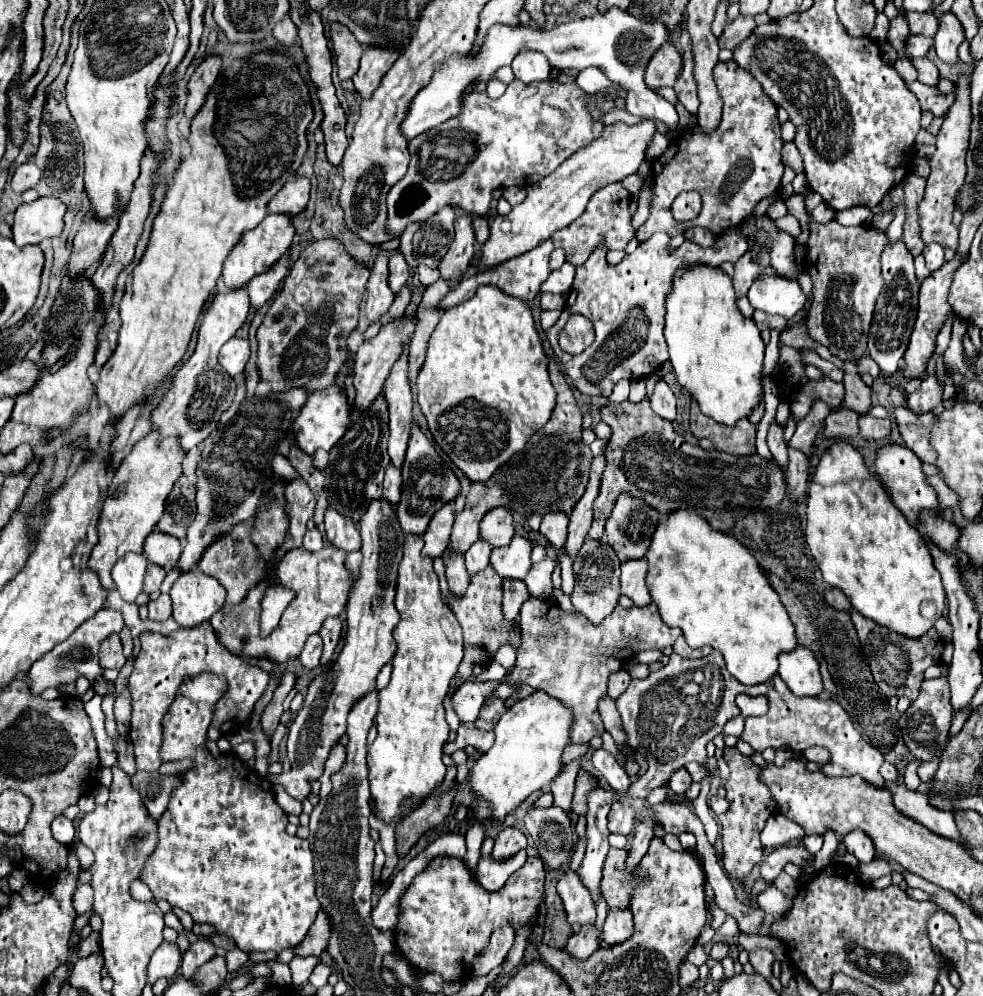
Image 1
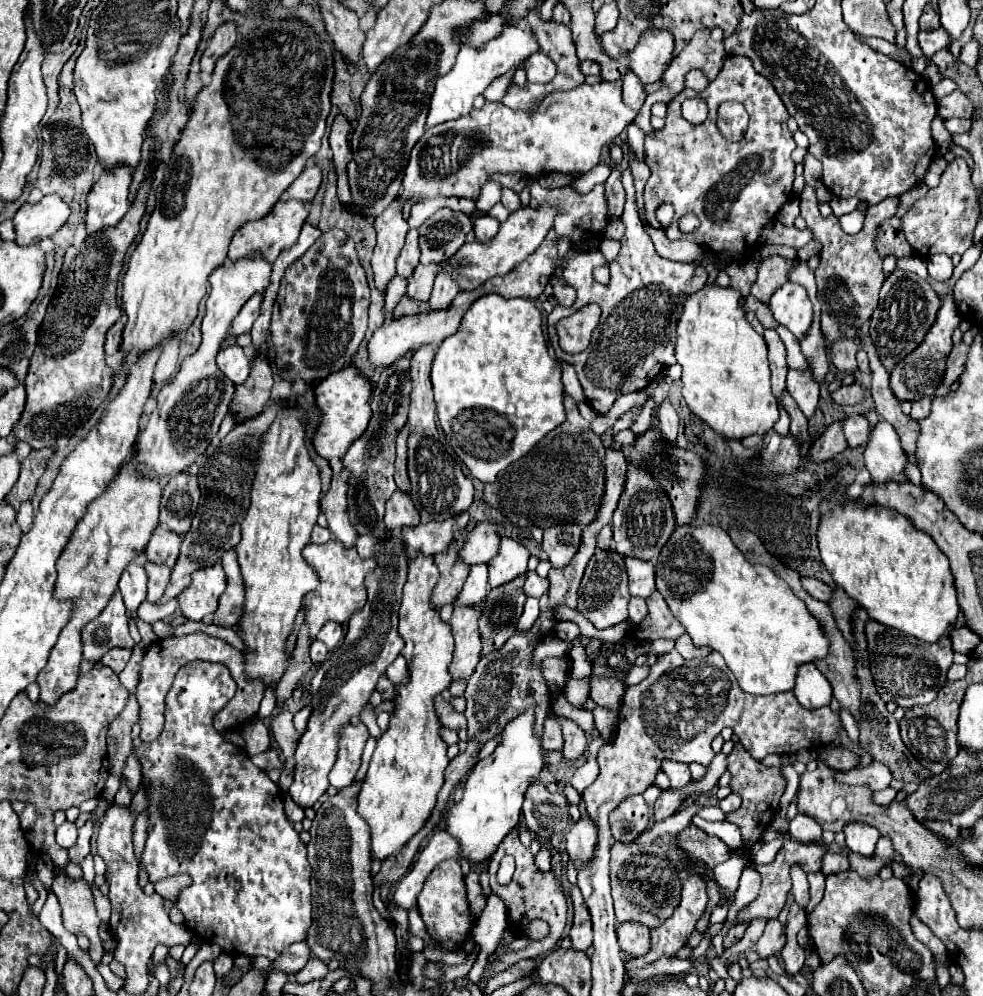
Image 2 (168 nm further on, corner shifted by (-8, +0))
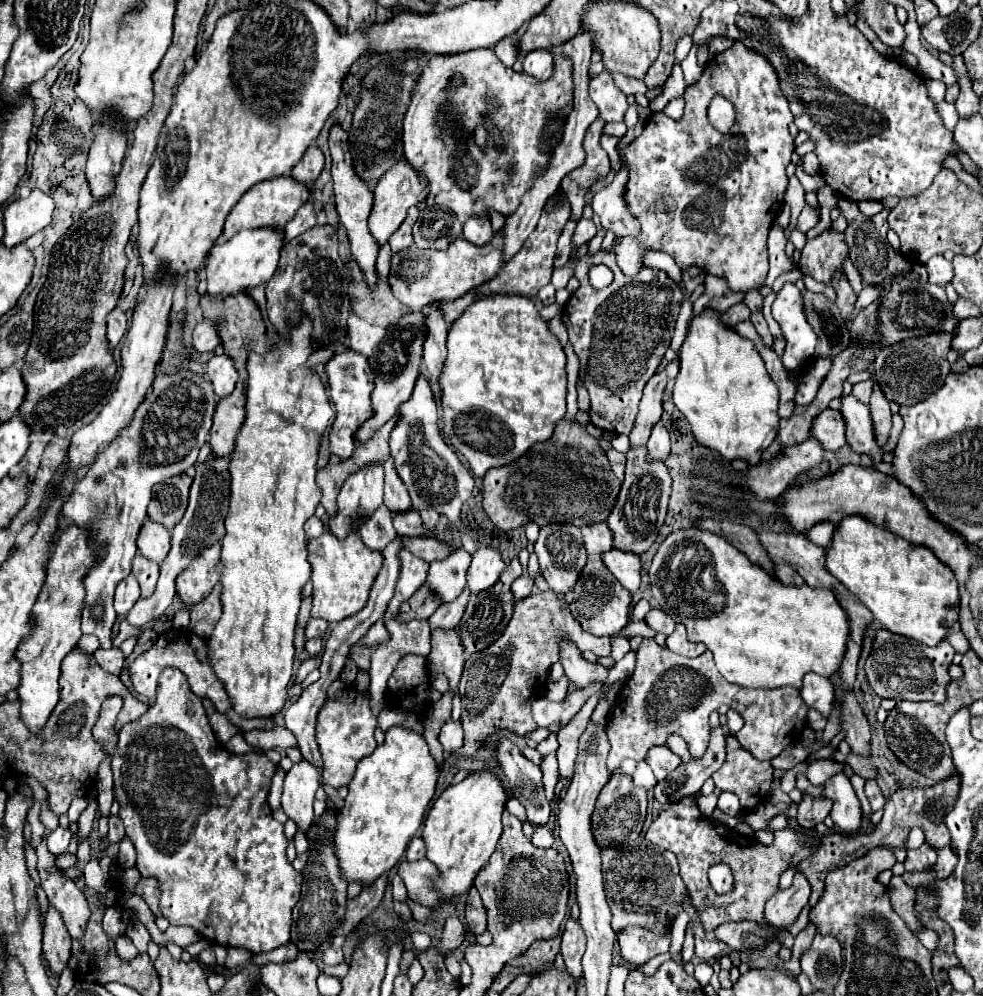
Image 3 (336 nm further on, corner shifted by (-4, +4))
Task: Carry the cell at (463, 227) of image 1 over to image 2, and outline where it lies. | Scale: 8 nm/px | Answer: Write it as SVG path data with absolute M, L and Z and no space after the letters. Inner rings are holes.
M440 271L436 281L434 281L434 291L432 291L428 303L430 303L432 309L444 309L444 307L448 307L452 303L452 299L456 297L458 291L460 291L460 287L452 279L452 275Z

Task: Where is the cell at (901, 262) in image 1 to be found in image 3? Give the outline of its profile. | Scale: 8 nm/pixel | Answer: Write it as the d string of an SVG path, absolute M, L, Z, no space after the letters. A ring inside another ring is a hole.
M900 277L896 279L882 297L882 305L878 309L880 315L880 333L884 337L884 345L898 343L902 339L910 337L920 337L920 335L930 335L930 333L956 333L958 319L954 315L954 305L948 301L944 287L924 283L918 285L916 279L910 277Z

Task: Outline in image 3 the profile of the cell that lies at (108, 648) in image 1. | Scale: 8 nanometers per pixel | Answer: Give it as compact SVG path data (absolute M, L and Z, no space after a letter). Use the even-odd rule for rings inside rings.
M118 647L116 649L98 649L94 657L102 669L106 669L112 675L120 675L122 665L124 665L124 653Z

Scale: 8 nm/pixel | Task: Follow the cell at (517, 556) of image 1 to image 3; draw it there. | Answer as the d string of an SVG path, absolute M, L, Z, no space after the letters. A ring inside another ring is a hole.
M480 547L474 555L472 555L472 563L468 567L466 579L468 579L468 589L472 593L480 593L490 589L500 573L506 569L506 563L500 555L500 551L492 549L492 547Z

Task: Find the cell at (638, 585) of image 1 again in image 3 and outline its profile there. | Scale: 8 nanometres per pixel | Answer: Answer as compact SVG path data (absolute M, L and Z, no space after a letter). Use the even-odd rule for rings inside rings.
M610 549L608 553L602 553L600 559L624 589L636 591L640 587L640 557L636 553Z

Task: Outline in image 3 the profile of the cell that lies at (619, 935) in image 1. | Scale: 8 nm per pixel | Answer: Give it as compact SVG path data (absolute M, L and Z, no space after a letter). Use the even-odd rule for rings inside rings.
M628 927L624 933L618 933L620 955L630 965L642 965L660 953L668 953L670 942L670 937L656 937L656 933L638 927Z

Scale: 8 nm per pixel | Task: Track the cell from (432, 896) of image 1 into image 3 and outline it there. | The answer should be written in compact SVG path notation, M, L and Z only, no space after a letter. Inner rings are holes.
M404 859L404 861L400 861L398 875L402 877L410 899L414 899L426 907L434 907L432 897L436 897L436 893L432 893L428 889L428 881L432 881L432 877L436 877L436 869L428 859L418 859L418 861Z

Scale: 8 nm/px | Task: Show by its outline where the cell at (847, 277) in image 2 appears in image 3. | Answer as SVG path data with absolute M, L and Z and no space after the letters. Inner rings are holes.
M826 231L814 239L808 239L800 253L800 271L816 281L830 283L832 273L836 269L842 271L842 259L848 255L848 247L844 245L842 233Z

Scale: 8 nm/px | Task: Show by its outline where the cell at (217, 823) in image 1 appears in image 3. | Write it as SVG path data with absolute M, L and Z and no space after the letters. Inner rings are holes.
M166 667L160 673L158 679L158 693L154 705L136 721L126 723L118 733L118 745L114 749L112 757L112 775L114 775L114 799L120 803L118 817L124 823L126 837L136 847L136 869L142 877L156 877L160 883L160 911L162 917L170 921L170 925L188 925L192 927L202 939L208 939L214 945L222 947L244 947L252 953L262 951L274 951L280 945L286 945L290 941L290 927L292 927L292 907L300 899L300 887L302 887L302 875L292 867L292 863L286 861L286 847L288 841L284 837L284 825L278 823L272 817L272 811L268 807L268 791L272 785L272 777L278 771L278 765L272 763L266 755L258 755L254 751L244 755L234 755L222 747L222 743L216 739L206 711L202 707L202 699L190 691L190 685L178 669Z

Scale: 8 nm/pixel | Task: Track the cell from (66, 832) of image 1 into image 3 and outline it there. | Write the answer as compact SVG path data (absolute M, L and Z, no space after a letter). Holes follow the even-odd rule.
M58 827L58 829L52 831L52 833L48 835L48 839L46 839L46 843L48 843L48 851L50 851L52 855L66 853L66 851L68 851L70 837L72 837L70 829L62 829L62 827Z

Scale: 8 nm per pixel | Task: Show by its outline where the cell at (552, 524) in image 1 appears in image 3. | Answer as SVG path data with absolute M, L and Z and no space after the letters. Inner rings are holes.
M552 523L552 525L544 525L540 529L538 541L534 545L534 553L540 559L540 573L544 575L546 583L550 585L550 589L558 595L564 595L570 591L570 587L578 581L580 577L580 569L584 567L584 563L588 561L588 553L584 549L584 541L582 541L582 533L576 525L560 525L560 523Z

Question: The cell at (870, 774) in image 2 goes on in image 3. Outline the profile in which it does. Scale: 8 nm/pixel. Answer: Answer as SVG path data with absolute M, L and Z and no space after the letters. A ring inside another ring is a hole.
M814 759L808 763L808 771L806 777L812 785L822 785L824 781L828 781L828 777L832 777L836 771L844 771L844 767L832 759Z

